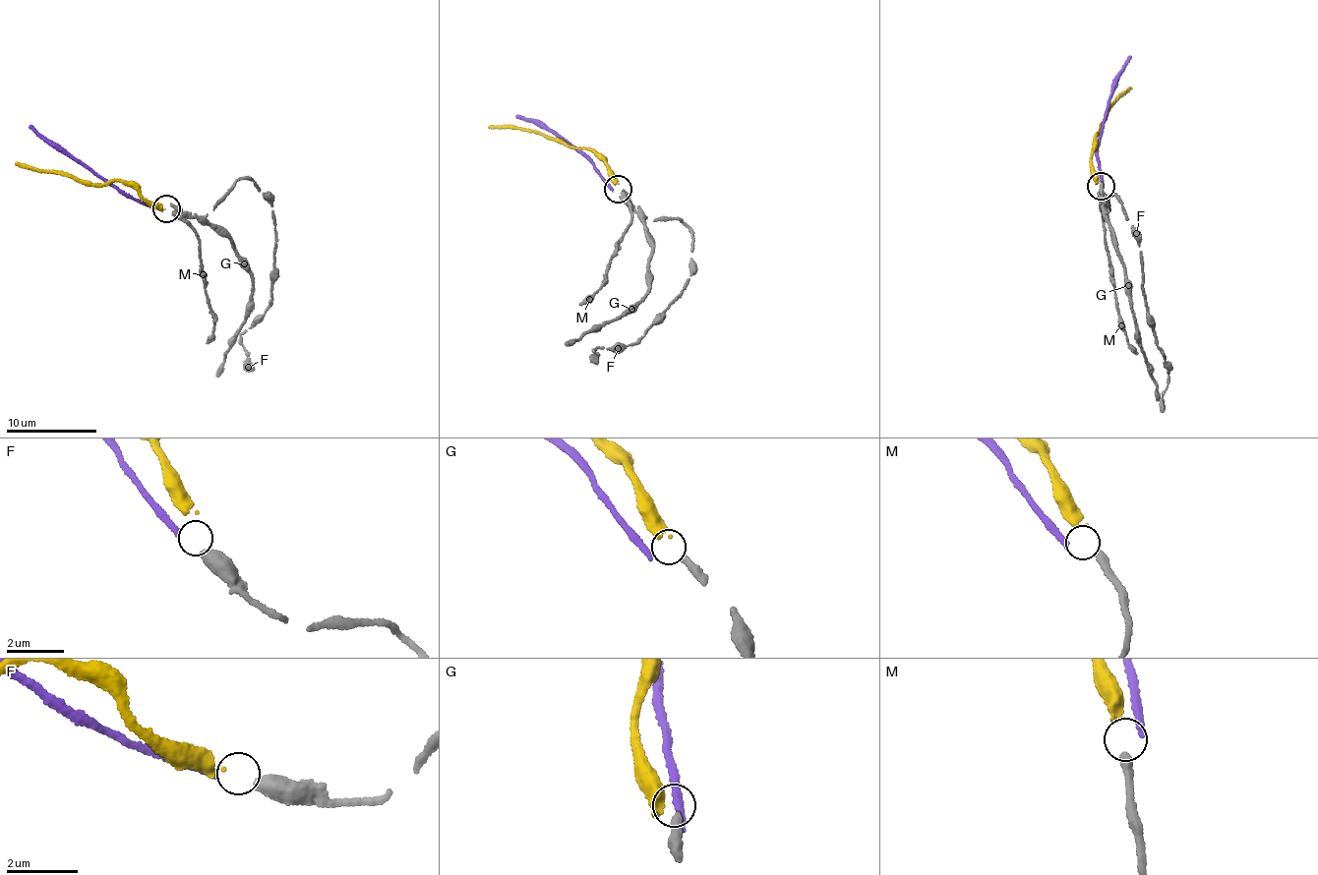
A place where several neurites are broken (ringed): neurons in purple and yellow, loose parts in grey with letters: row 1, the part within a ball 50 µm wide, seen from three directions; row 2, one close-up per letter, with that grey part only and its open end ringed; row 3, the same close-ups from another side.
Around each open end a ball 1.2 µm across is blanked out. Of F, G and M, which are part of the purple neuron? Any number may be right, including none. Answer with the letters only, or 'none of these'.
F

